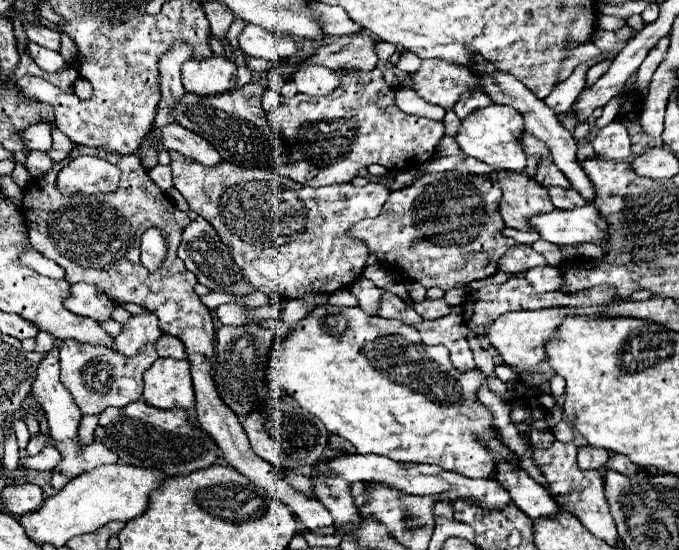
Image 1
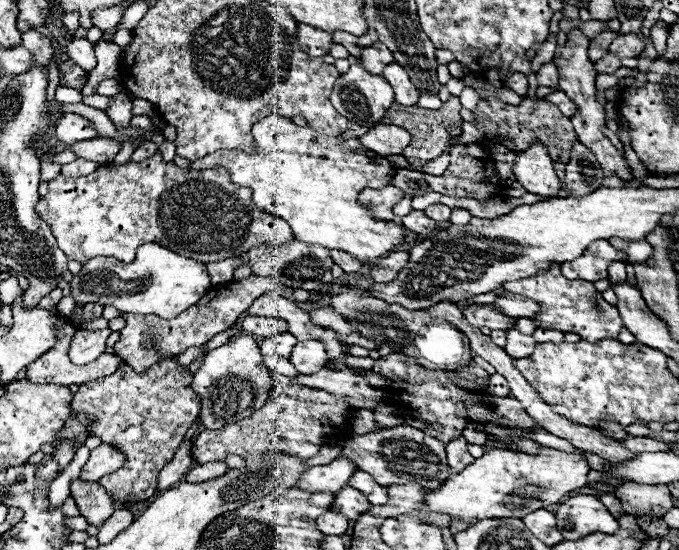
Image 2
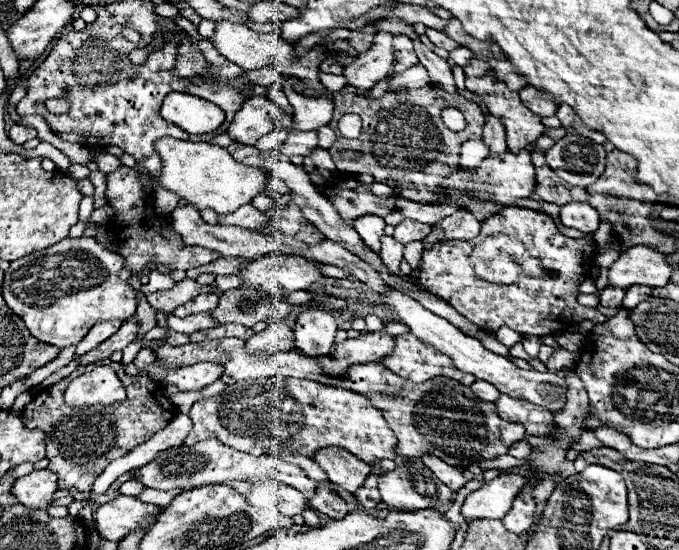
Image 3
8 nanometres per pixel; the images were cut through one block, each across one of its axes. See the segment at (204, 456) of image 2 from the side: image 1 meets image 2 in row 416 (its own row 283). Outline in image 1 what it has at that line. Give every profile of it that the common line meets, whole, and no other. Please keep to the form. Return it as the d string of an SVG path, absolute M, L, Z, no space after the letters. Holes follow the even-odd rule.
M170 152L170 156L174 186L188 200L190 210L208 220L218 232L220 240L230 246L236 266L254 290L260 290L272 298L294 300L310 292L332 294L342 288L348 288L352 280L360 278L370 252L362 240L350 238L348 230L358 220L380 214L390 194L384 186L368 182L364 188L356 188L352 184L330 184L324 188L310 188L290 178L282 178L272 170L240 168L228 162L220 162L212 168L206 168L204 164L196 162L186 164L178 152Z

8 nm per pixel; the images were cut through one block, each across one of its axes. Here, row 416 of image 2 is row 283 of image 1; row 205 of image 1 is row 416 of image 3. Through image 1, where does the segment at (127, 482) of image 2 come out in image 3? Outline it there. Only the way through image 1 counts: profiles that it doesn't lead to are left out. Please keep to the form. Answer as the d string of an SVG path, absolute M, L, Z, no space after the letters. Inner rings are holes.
M104 360L104 362L108 362L116 370L116 374L120 376L120 380L126 388L126 394L128 394L128 398L124 402L120 402L116 406L104 406L104 408L100 408L100 406L96 406L96 408L70 408L70 406L64 404L64 390L74 378L92 371L94 365L90 364L80 366L68 378L64 378L62 382L58 382L50 388L44 388L38 396L34 396L34 400L26 406L26 410L22 414L22 420L28 428L40 428L40 430L46 432L46 458L50 460L48 470L52 470L58 476L58 490L78 488L80 492L88 492L90 486L94 484L94 480L102 474L102 470L112 460L116 460L120 456L126 456L138 444L152 438L156 432L160 432L178 414L176 406L164 396L162 386L158 386L154 380L150 380L146 376L128 376L128 374L124 374L124 368L118 362L110 362L110 360Z

